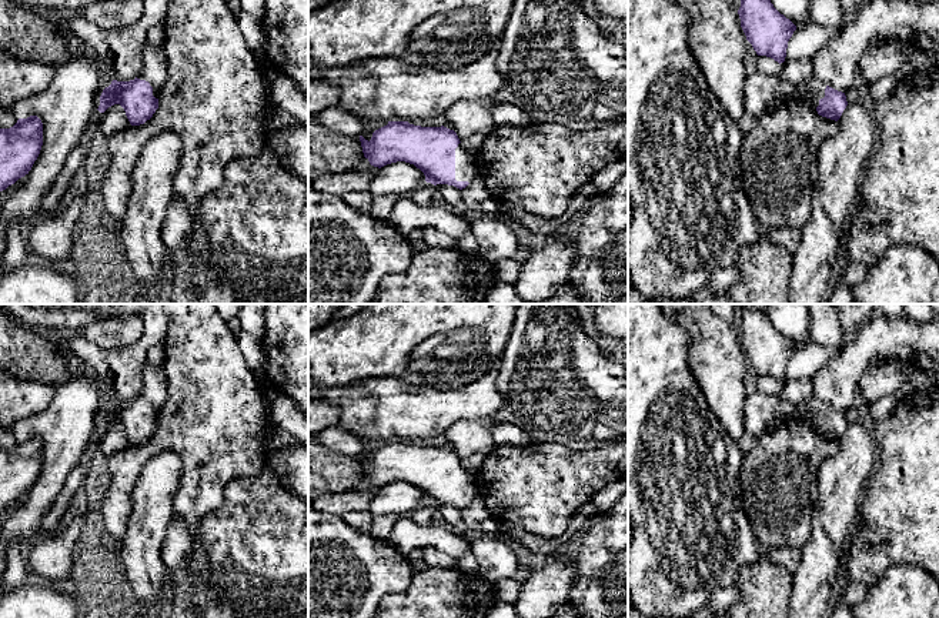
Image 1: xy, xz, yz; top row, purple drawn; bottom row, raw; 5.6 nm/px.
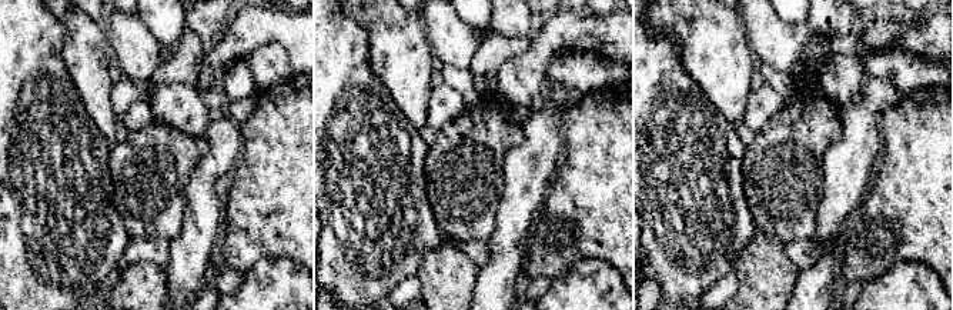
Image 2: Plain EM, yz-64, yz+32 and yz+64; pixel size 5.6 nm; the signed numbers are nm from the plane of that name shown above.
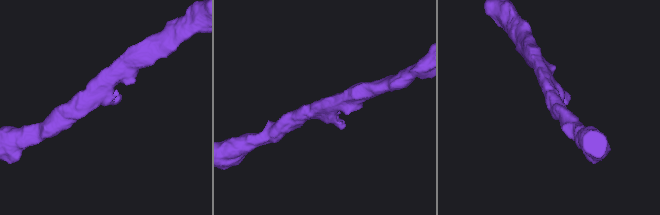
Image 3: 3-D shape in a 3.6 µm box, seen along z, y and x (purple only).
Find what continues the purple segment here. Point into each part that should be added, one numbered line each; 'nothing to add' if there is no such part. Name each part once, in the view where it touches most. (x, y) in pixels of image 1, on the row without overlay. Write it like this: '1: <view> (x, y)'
1: xz (465, 487)

